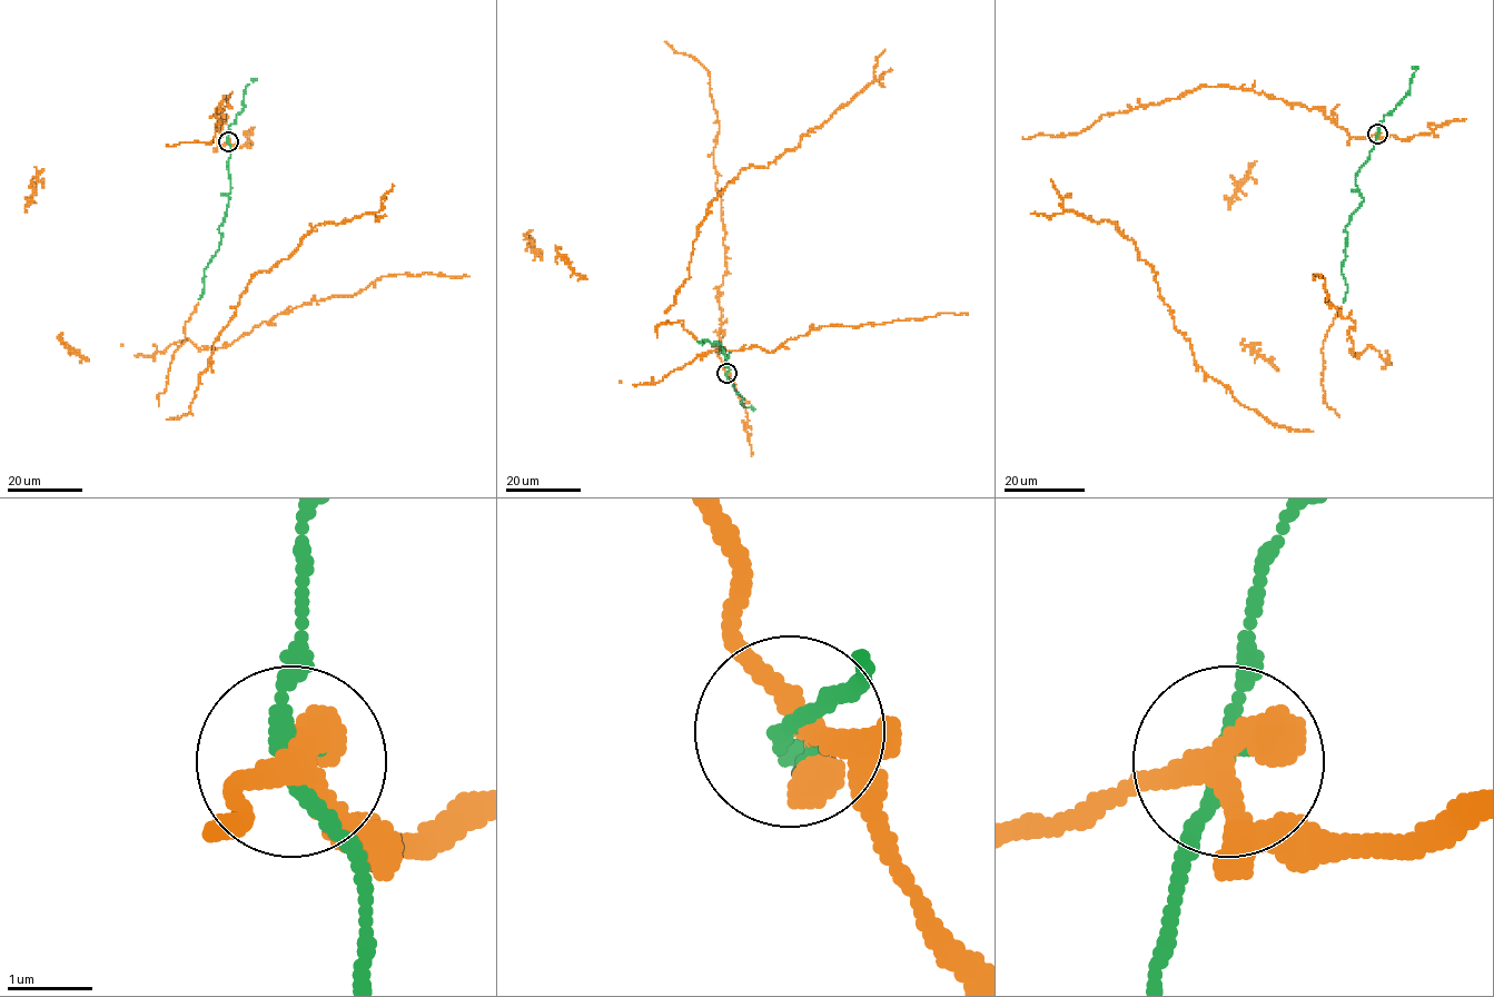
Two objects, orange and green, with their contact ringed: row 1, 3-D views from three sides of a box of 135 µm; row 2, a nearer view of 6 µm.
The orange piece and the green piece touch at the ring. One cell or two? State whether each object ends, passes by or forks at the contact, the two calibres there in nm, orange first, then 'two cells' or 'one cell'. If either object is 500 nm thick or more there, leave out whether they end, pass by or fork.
orange passes by; green passes by; 360 nm thick on the orange side, 180 nm on the other; one cell

